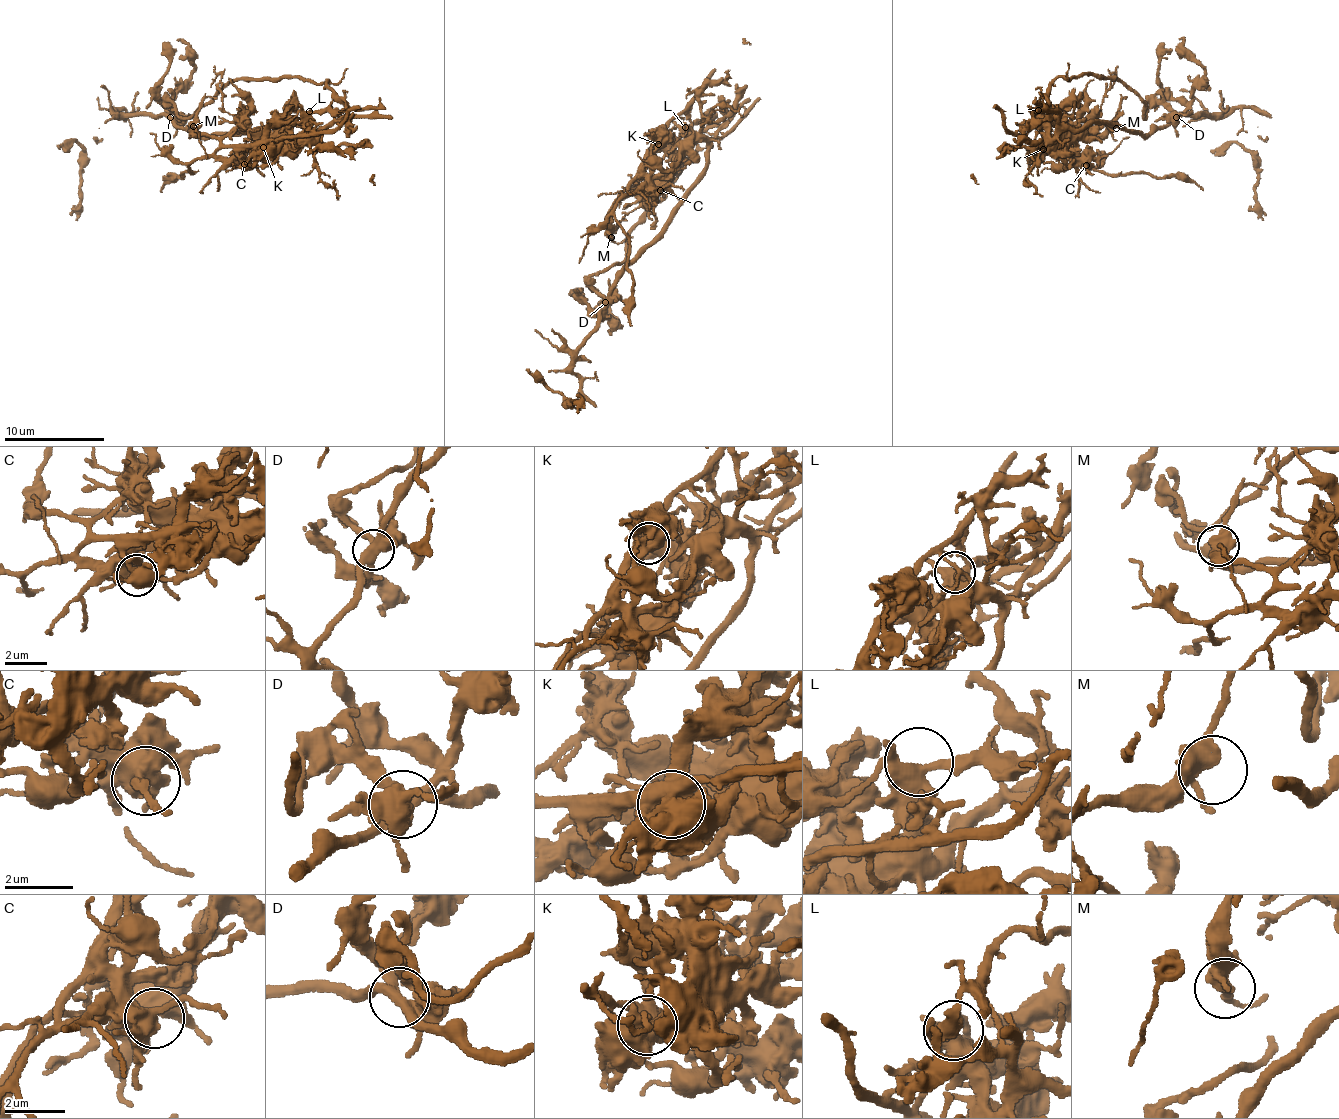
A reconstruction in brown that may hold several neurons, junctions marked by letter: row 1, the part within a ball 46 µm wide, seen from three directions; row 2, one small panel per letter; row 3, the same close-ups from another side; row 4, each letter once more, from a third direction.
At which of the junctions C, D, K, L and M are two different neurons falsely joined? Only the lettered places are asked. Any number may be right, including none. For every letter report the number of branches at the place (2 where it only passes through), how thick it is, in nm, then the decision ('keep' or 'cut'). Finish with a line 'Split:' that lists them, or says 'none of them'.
C: branches 3; calibre 480 nm; keep
D: branches 4; calibre 420 nm; cut
K: branches 5; calibre 550 nm; cut
L: branches 5; calibre 400 nm; keep
M: branches 3; calibre 400 nm; keep
Split: D, K

